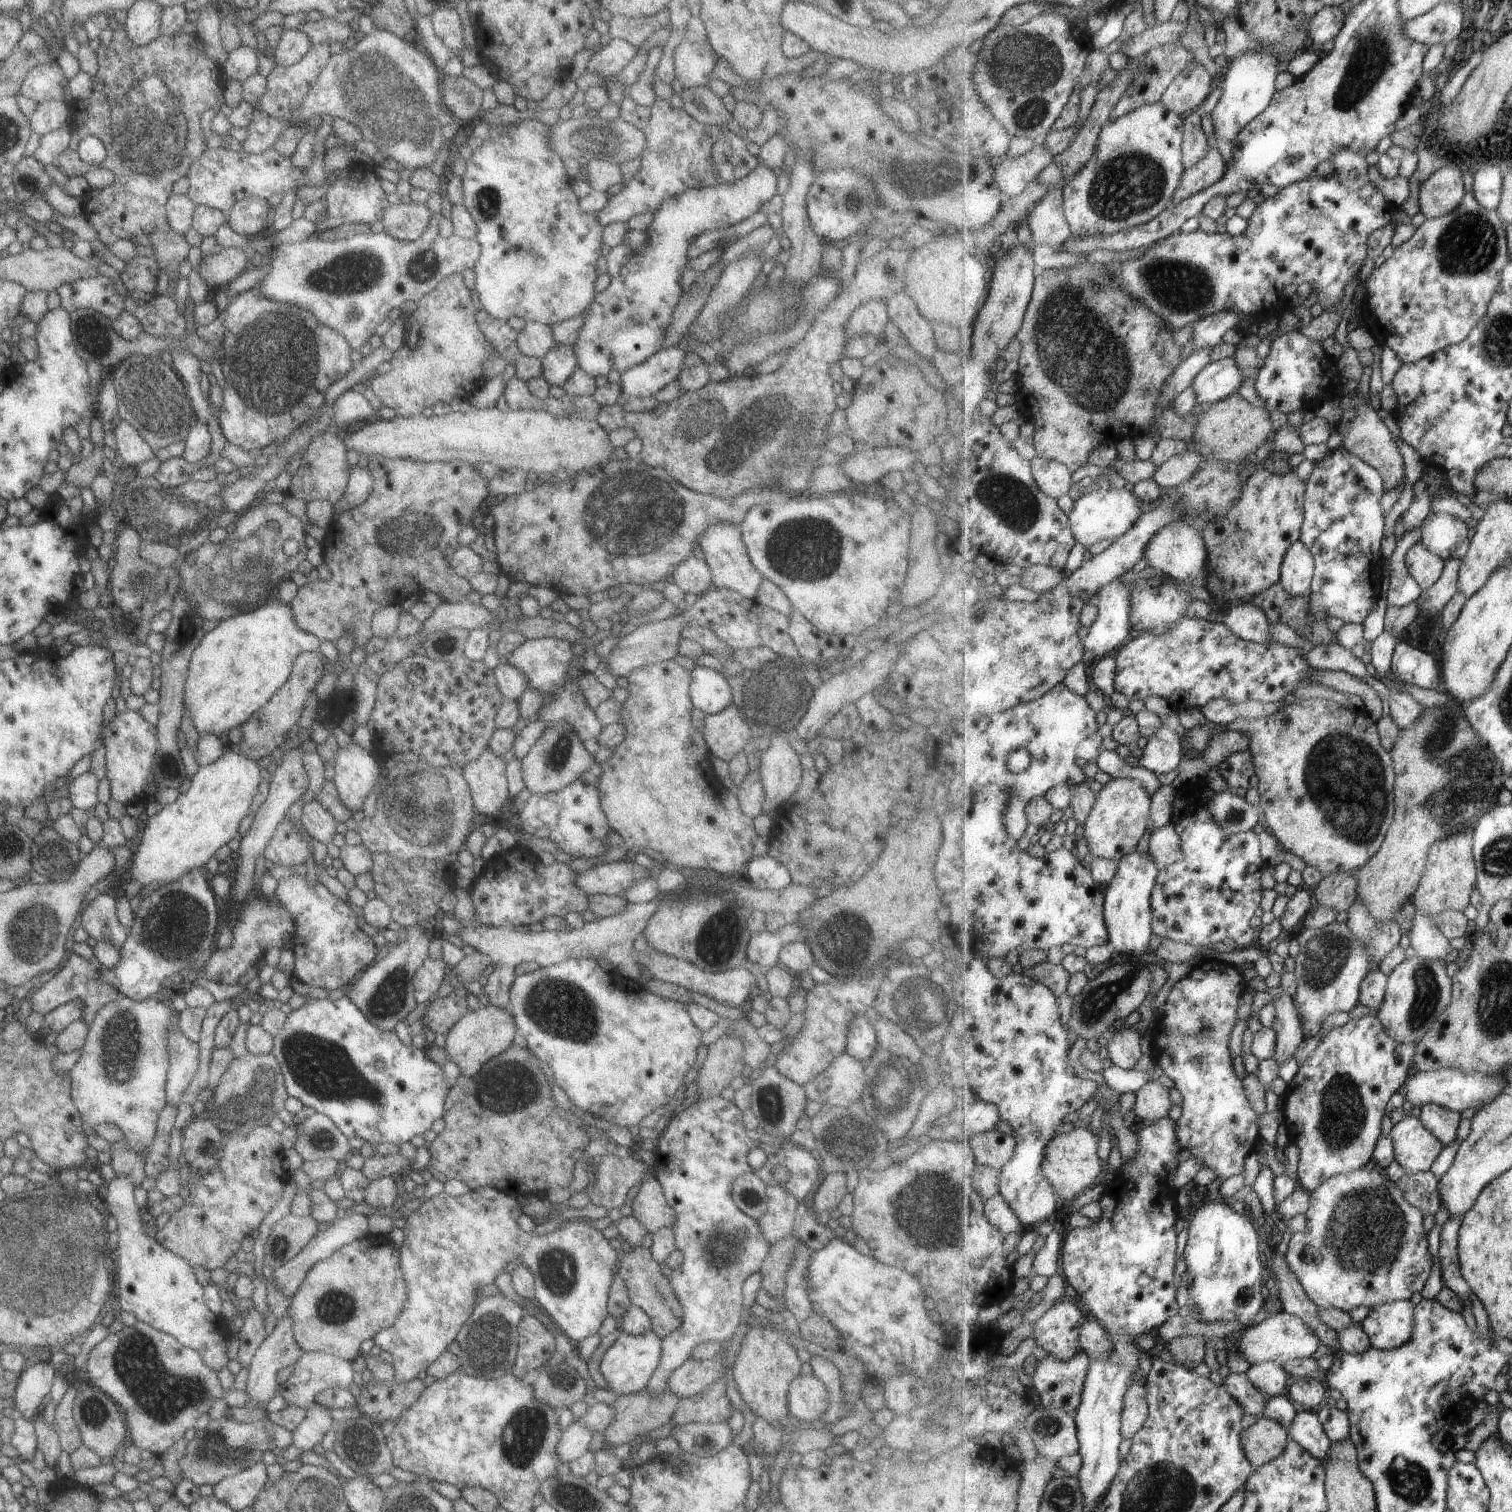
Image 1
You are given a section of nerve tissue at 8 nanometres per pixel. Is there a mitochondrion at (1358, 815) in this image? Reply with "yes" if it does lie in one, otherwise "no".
yes

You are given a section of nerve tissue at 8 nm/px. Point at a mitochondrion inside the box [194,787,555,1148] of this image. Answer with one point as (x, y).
(328, 1074)

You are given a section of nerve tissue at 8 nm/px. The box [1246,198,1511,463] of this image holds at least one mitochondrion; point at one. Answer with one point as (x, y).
(1469, 245)

